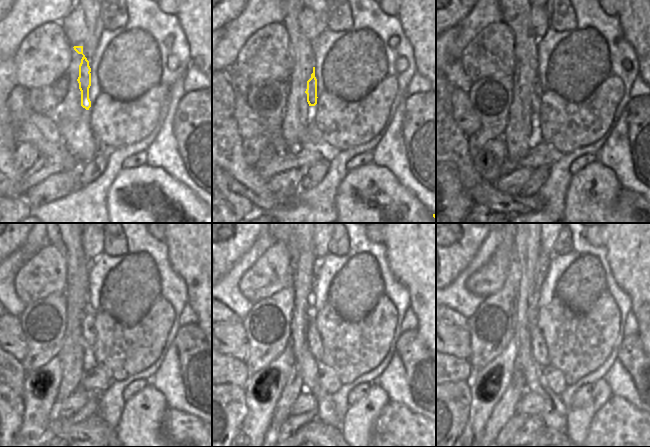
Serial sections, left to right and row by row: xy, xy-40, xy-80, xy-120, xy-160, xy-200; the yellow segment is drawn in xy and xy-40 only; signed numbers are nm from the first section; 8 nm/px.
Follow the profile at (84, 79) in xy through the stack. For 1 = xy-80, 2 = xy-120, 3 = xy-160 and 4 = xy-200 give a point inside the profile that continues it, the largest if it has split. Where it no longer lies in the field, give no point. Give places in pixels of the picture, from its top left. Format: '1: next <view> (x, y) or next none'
1: next xy-80 (536, 89)
2: next xy-120 (88, 329)
3: next xy-160 (314, 343)
4: next xy-200 (538, 346)

